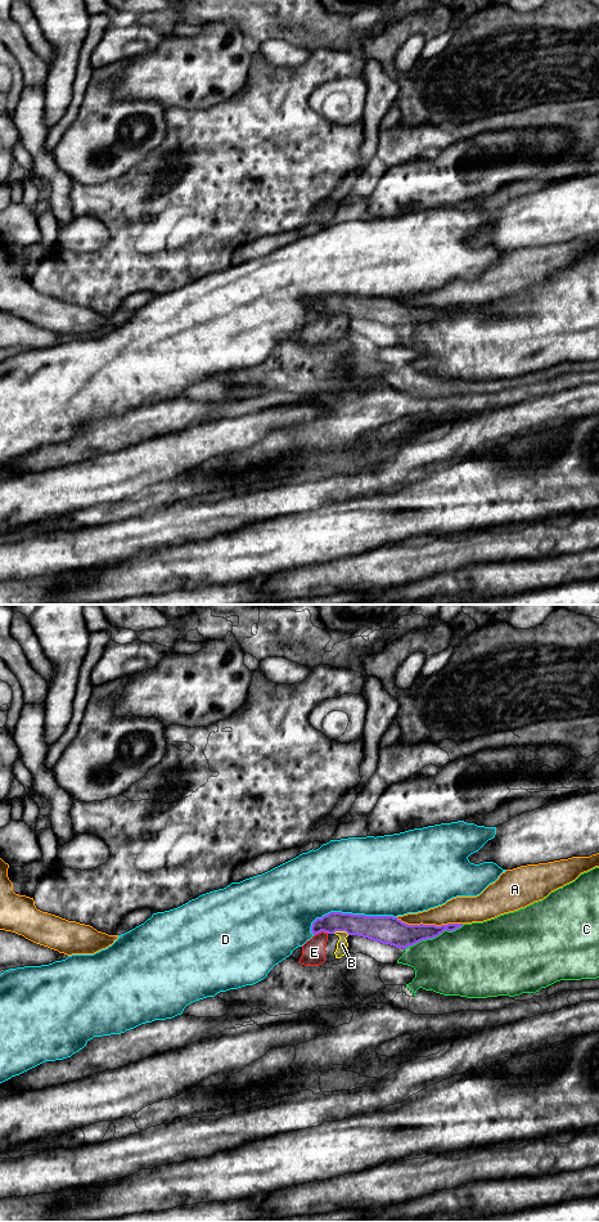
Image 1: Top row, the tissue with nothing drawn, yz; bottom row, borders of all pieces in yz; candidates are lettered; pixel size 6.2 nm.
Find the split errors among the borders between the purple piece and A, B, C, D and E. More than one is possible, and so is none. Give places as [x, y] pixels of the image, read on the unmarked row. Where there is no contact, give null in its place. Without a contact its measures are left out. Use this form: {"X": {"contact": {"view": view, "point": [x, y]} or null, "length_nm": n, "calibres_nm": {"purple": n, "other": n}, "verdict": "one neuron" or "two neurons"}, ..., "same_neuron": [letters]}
{"A": {"contact": {"view": "yz", "point": [429, 308]}, "length_nm": 420, "calibres_nm": {"purple": 170, "other": 180}, "verdict": "two neurons"}, "B": {"contact": {"view": "yz", "point": [341, 313]}, "length_nm": 100, "calibres_nm": {"purple": 160, "other": 70}, "verdict": "two neurons"}, "C": {"contact": {"view": "yz", "point": [433, 319]}, "length_nm": 400, "calibres_nm": {"purple": 160, "other": 420}, "verdict": "two neurons"}, "D": {"contact": {"view": "yz", "point": [350, 296]}, "length_nm": 550, "calibres_nm": {"purple": 180, "other": 480}, "verdict": "two neurons"}, "E": {"contact": {"view": "yz", "point": [320, 314]}, "length_nm": 100, "calibres_nm": {"purple": 130, "other": 140}, "verdict": "two neurons"}, "same_neuron": []}

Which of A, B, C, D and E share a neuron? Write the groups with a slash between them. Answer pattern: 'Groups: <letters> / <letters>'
Groups: A / B E / C / D

